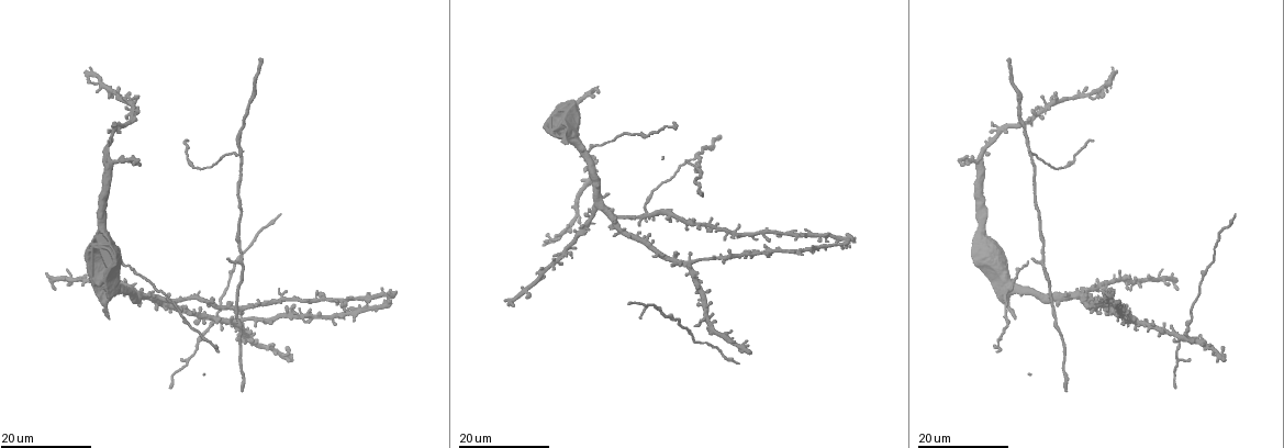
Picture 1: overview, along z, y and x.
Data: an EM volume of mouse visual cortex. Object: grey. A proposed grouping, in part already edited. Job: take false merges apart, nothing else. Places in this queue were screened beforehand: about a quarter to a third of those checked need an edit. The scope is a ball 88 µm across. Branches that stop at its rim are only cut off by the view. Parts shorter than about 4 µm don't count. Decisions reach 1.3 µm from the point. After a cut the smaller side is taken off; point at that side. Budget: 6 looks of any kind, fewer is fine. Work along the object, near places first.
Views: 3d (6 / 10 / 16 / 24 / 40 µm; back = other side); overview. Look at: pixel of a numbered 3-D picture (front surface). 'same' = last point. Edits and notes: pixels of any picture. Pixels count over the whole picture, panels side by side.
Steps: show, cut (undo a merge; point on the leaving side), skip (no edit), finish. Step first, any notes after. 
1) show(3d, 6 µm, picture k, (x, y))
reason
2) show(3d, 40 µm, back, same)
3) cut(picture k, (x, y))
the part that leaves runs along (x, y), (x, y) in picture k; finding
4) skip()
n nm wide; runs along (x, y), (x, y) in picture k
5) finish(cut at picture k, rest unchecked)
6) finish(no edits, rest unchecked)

show(3d, 24 µm, picture 1, (688, 331))
calibre changes

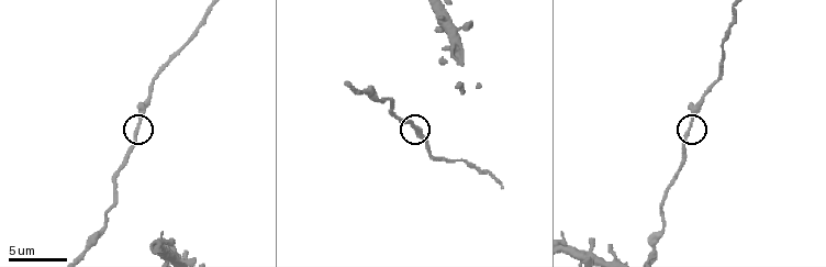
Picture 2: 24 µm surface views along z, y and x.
show(3d, 10 µm, picture 2, (138, 123))

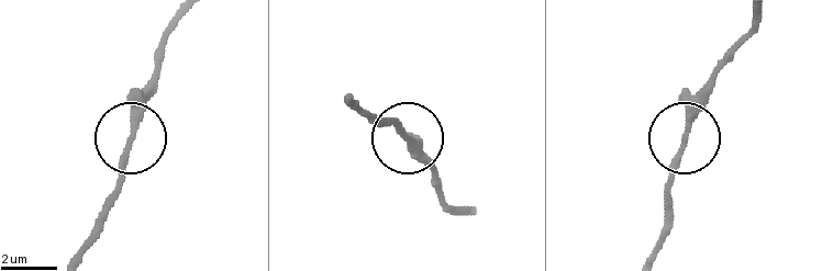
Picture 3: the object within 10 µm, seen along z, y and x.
show(3d, 10 µm, back, picture 3, (408, 141))

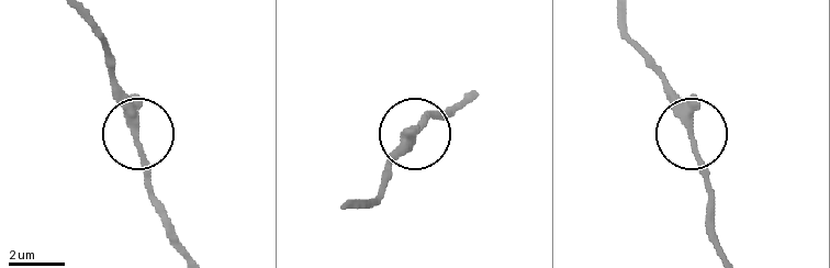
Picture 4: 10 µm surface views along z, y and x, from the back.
skip()
250 nm wide; all the same neuron

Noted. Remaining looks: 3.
show(3d, 24 µm, picture 1, (705, 318))

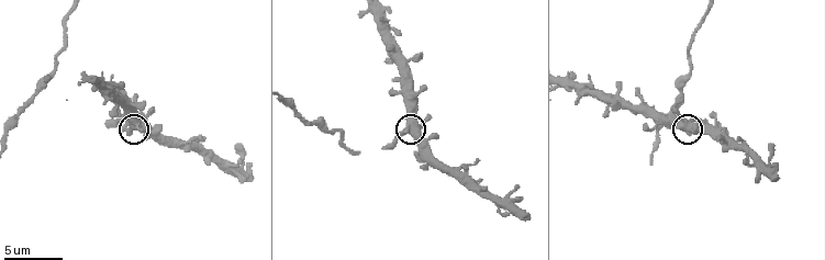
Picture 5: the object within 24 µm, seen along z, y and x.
show(3d, 10 µm, picture 5, (409, 130))
zoom in

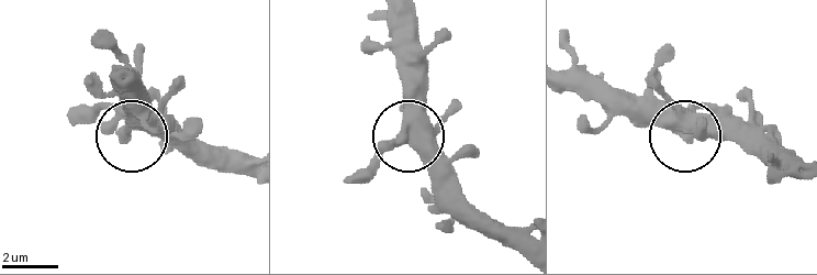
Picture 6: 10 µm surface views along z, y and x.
skip()
runs along (391, 20), (405, 76), (407, 133), (452, 180) in picture 6; continuous, no second neuron

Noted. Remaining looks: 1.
show(3d, 10 µm, picture 5, (51, 71))

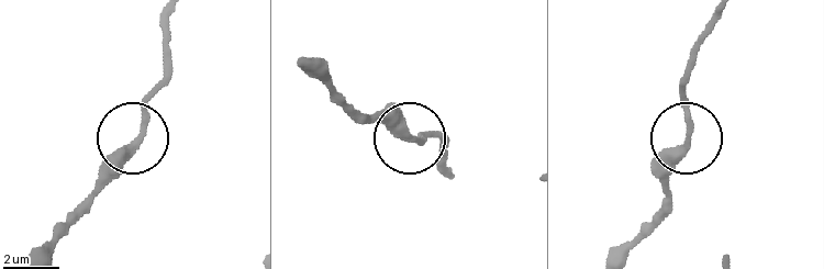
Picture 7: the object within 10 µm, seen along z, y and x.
skip()
300 nm wide; one neuron here

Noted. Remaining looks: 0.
finish(no edits, rest unchecked)

